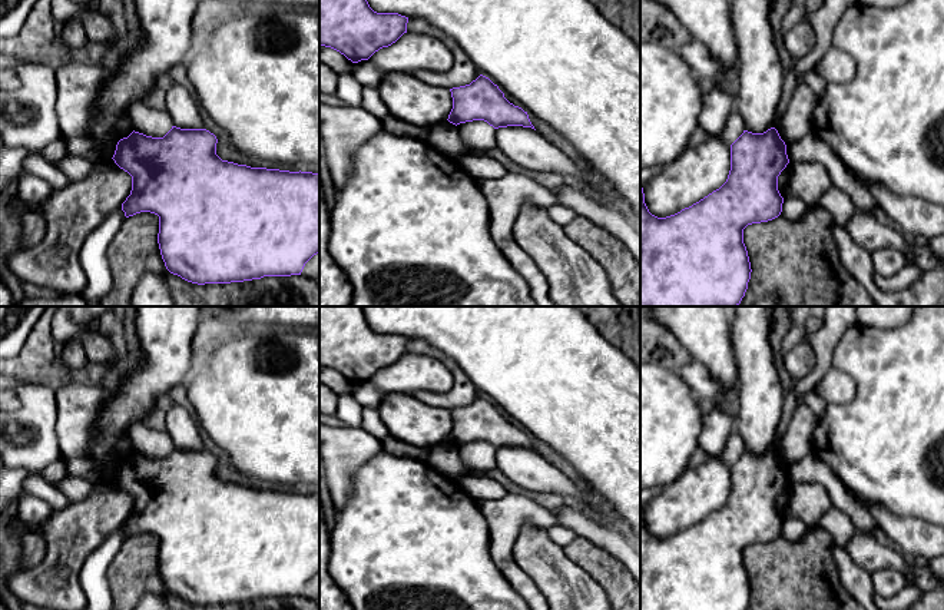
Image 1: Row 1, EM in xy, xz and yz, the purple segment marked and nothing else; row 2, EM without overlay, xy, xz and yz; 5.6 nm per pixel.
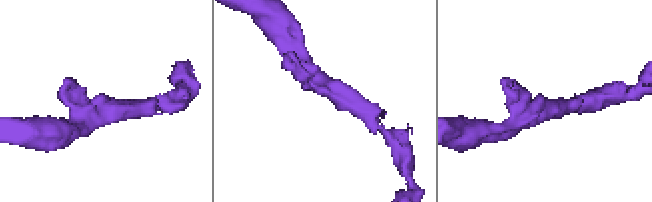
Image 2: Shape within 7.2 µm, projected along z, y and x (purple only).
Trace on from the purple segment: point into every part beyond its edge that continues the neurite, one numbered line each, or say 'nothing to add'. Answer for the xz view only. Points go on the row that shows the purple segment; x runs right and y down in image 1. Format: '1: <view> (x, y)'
nothing to add

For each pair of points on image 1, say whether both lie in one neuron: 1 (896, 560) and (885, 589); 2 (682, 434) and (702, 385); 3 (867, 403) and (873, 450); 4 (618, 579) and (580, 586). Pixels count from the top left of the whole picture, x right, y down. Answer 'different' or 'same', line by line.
1: different
2: different
3: same
4: different

